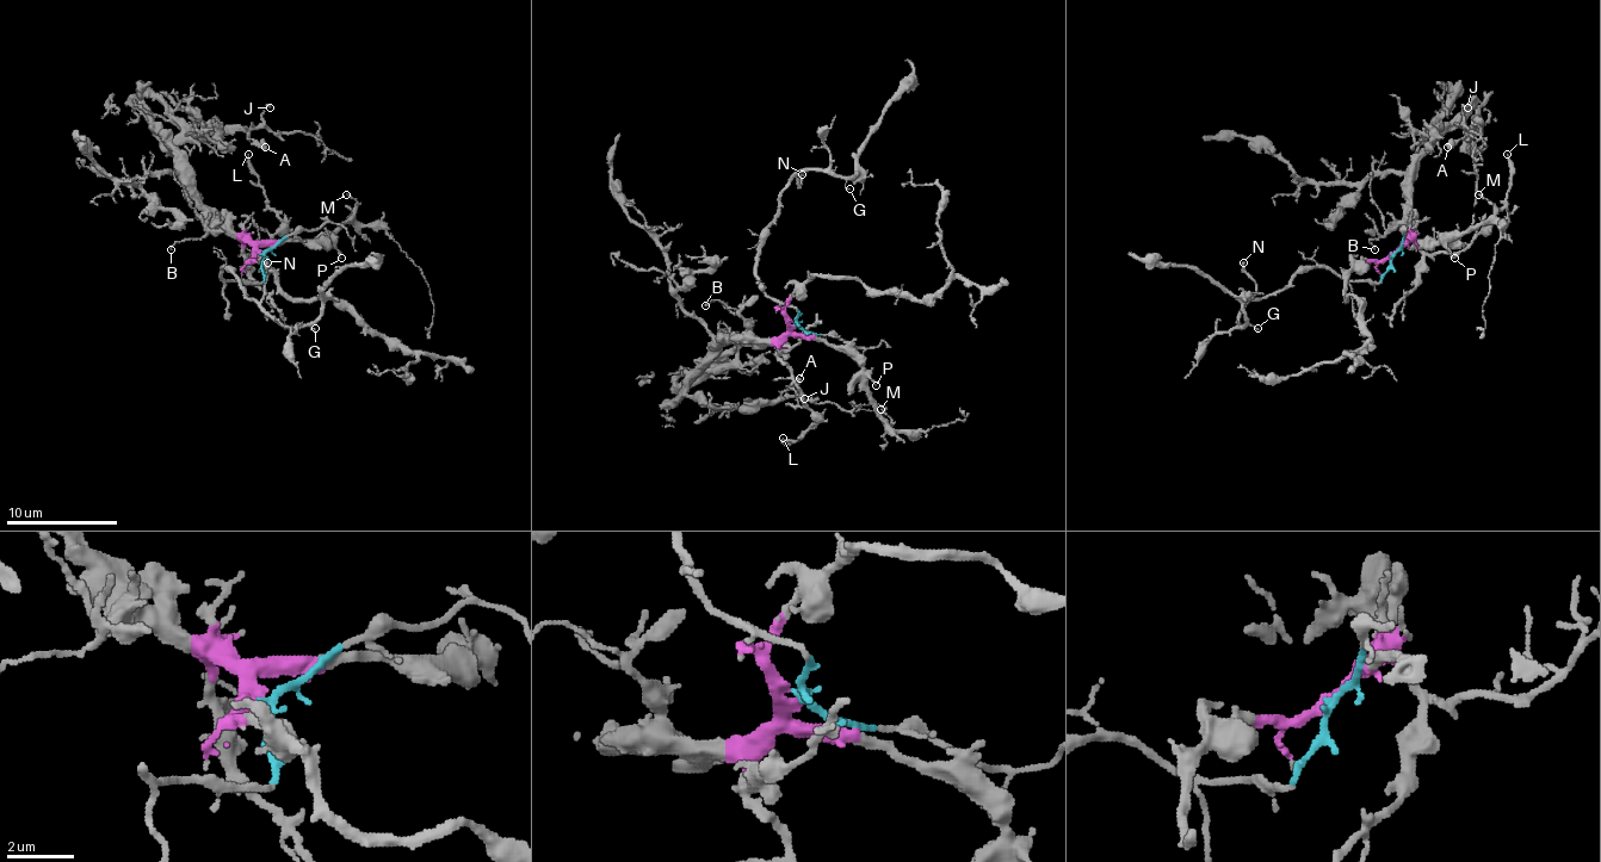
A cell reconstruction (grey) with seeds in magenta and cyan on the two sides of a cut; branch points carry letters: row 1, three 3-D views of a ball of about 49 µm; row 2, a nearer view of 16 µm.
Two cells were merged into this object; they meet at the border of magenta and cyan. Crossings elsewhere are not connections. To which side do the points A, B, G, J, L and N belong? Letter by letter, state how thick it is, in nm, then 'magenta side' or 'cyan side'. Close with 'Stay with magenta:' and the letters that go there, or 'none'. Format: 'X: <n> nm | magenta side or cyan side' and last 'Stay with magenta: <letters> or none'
A: 420 nm | magenta side
B: 120 nm | magenta side
G: 90 nm | cyan side
J: 160 nm | magenta side
L: 190 nm | magenta side
N: 200 nm | cyan side
Stay with magenta: A, B, J, L

